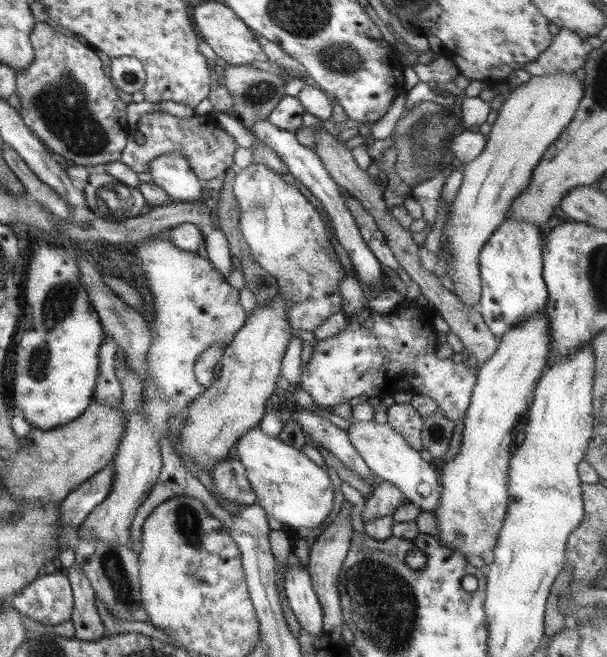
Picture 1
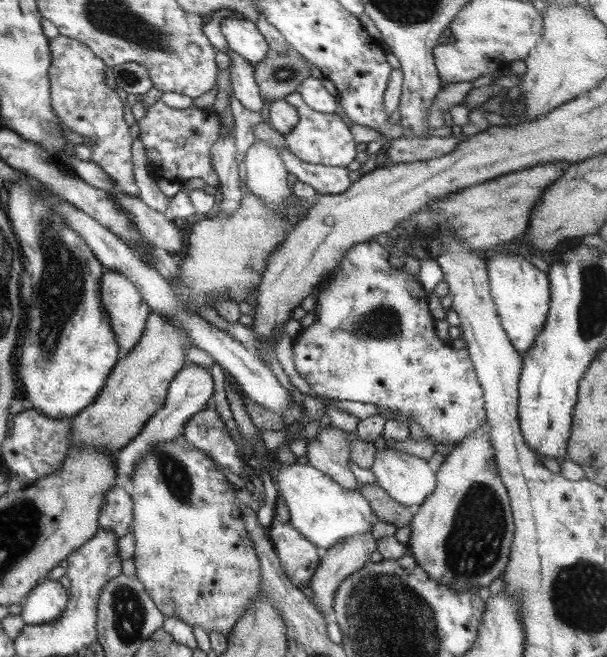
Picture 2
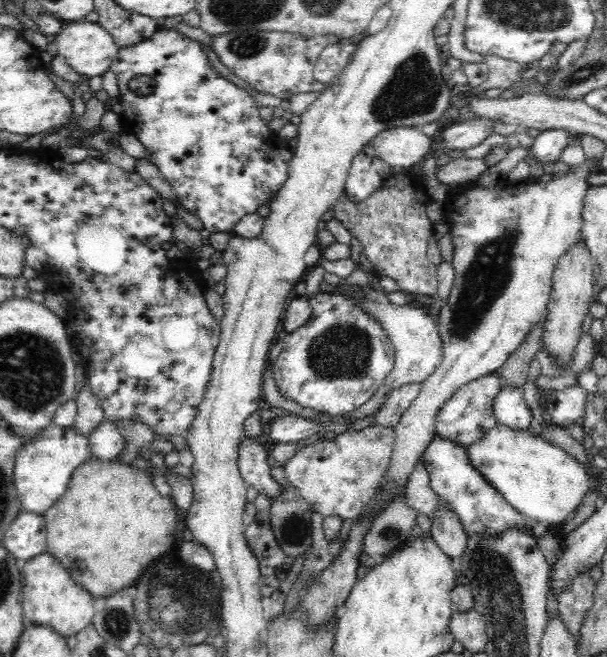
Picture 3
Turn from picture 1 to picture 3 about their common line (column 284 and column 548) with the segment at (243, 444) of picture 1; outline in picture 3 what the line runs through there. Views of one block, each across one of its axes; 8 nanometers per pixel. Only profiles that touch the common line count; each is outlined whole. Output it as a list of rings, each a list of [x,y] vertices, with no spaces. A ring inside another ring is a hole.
[[[498,423],[482,440],[472,444],[469,450],[472,466],[494,487],[506,502],[517,512],[529,517],[532,522],[545,522],[550,527],[560,527],[572,520],[590,490],[590,475],[583,464],[554,444],[544,442],[542,438],[530,432],[513,432],[510,428]]]

